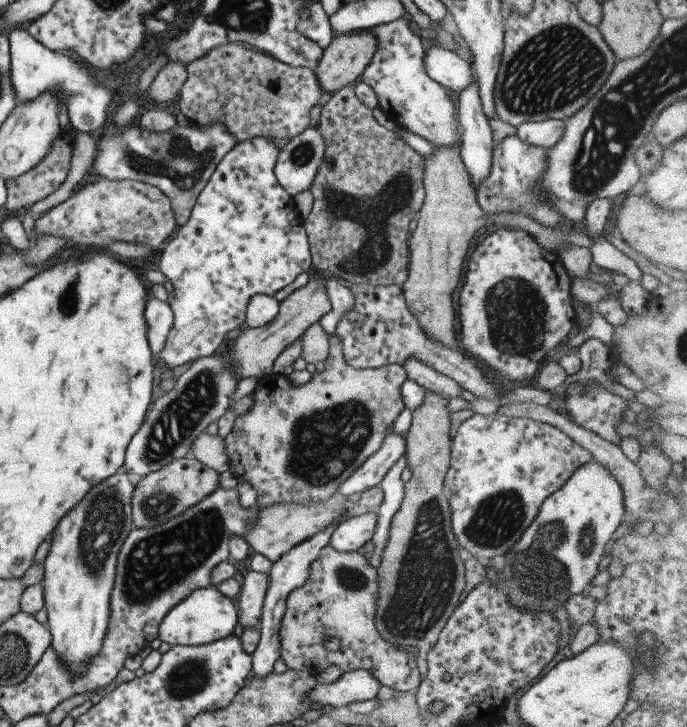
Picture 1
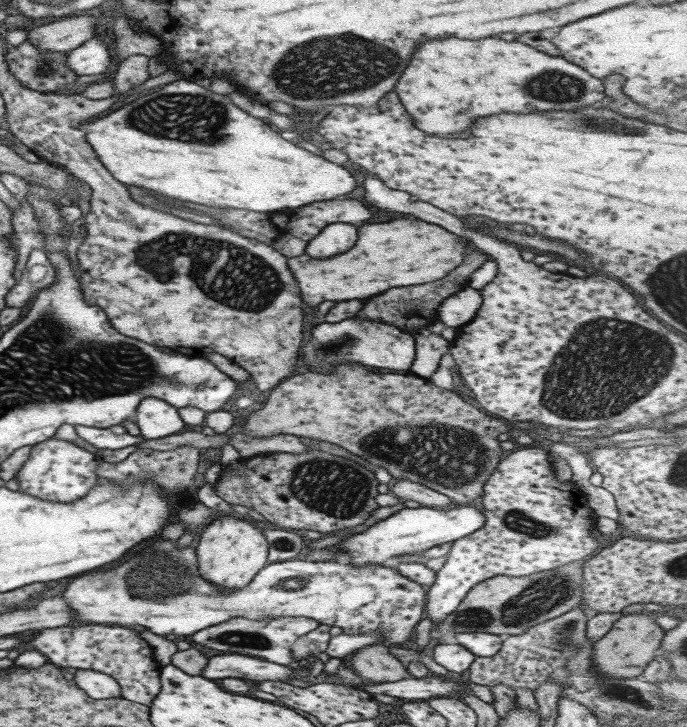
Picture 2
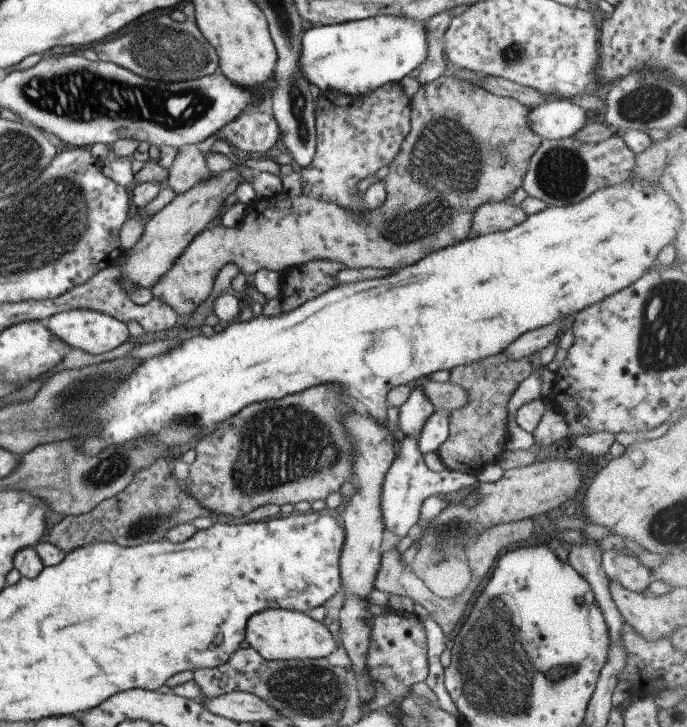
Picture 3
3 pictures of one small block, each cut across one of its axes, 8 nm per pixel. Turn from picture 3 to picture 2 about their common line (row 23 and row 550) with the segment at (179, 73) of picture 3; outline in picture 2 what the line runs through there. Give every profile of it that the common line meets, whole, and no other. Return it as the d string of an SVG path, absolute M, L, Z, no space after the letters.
M169 539L149 540L143 542L133 552L125 554L117 566L107 568L103 572L81 574L71 580L71 584L63 592L63 602L71 608L77 622L97 622L97 625L143 626L149 628L155 635L179 634L189 636L199 632L201 628L225 622L233 616L245 616L249 620L279 618L281 616L307 617L318 624L339 628L342 634L356 636L357 634L378 634L384 638L382 645L399 646L408 640L414 624L422 620L426 593L420 584L404 577L394 567L384 564L367 564L353 567L345 561L339 562L309 562L307 560L285 560L270 563L251 578L243 590L221 594L203 580L197 578L195 570L195 554L191 548L183 552L173 550L176 544Z

